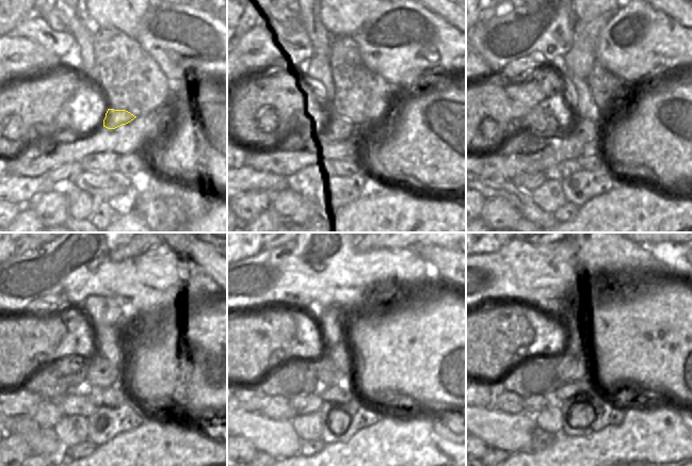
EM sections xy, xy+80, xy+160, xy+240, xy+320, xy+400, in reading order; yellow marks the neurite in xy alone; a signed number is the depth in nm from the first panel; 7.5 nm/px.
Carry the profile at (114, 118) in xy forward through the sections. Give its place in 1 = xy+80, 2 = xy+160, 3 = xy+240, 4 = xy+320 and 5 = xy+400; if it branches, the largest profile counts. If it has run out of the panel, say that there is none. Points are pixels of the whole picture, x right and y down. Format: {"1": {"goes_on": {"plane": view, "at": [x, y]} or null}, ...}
{"1": {"goes_on": {"plane": "xy+80", "at": [337, 128]}}, "2": {"goes_on": {"plane": "xy+160", "at": [584, 131]}}, "3": {"goes_on": {"plane": "xy+240", "at": [101, 373]}}, "4": {"goes_on": {"plane": "xy+320", "at": [335, 365]}}, "5": {"goes_on": {"plane": "xy+400", "at": [566, 364]}}}

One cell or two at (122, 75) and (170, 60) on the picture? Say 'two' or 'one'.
two

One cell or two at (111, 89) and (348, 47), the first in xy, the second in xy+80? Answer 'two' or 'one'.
one

